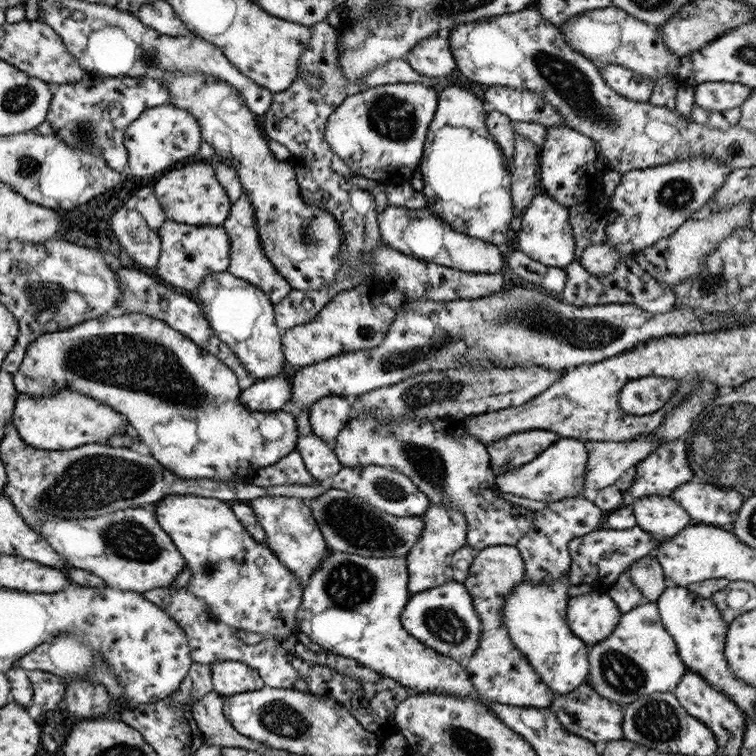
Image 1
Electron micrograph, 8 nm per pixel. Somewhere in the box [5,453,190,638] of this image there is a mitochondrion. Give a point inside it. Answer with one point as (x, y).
(125, 537)

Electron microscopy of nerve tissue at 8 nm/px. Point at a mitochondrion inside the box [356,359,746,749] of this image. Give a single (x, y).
(656, 720)

